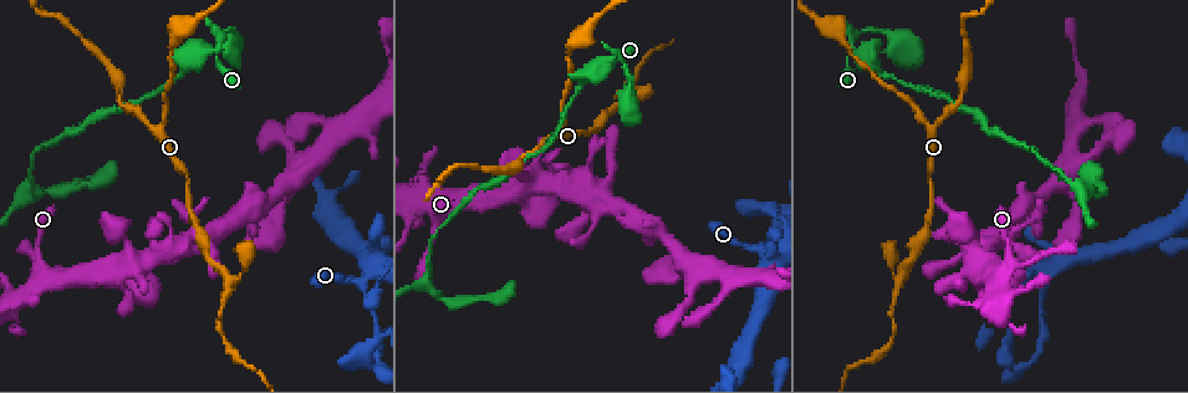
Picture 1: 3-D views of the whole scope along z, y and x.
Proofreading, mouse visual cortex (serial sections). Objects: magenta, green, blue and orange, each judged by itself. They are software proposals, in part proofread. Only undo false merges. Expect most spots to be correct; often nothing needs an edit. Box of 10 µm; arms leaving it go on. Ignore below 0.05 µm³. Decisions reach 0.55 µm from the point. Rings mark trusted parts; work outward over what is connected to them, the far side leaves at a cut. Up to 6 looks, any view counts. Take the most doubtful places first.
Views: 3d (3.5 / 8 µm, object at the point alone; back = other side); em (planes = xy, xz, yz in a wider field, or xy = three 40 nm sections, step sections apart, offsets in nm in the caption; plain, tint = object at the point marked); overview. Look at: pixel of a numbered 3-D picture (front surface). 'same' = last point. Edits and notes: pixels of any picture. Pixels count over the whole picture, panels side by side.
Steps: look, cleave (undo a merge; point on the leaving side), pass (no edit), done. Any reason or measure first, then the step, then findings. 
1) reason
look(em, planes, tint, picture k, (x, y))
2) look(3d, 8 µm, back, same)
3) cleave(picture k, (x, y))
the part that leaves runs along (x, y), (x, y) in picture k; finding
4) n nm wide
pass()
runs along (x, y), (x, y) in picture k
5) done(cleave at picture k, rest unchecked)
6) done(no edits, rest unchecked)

branch point
look(3d, 3.5 µm, picture 1, (899, 279))

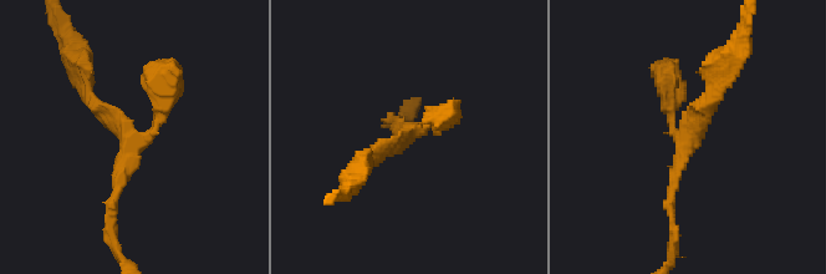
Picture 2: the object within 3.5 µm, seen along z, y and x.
3 arms; arms of 150, 200, 200 nm
look(em, xy, step 2, plain, picture 2, (684, 140))

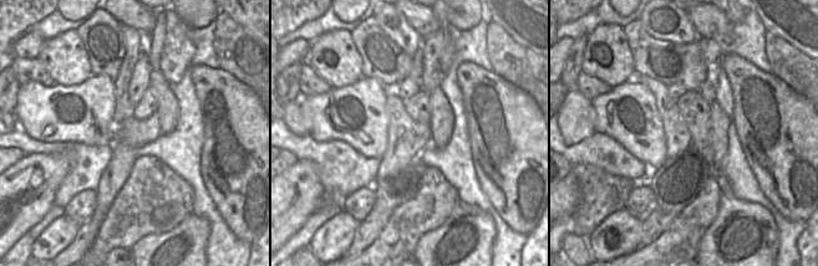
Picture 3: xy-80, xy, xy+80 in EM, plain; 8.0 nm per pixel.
where the object lies
look(em, xy, step 2, tint, same)

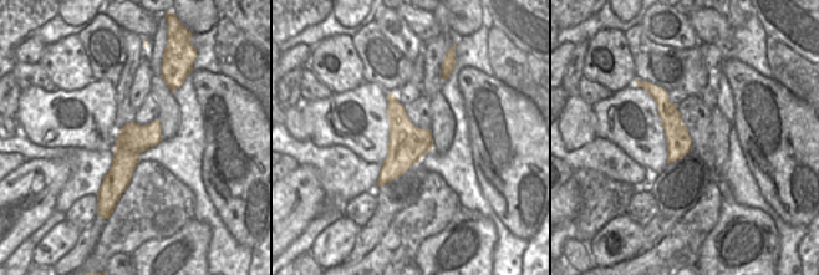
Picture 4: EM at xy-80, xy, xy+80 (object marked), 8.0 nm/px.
pass()
runs along (156, 123), (126, 154), (108, 198) in picture 4; all the same cell

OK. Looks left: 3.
small branch off a trunk
look(3d, 8 µm, picture 1, (1050, 275))

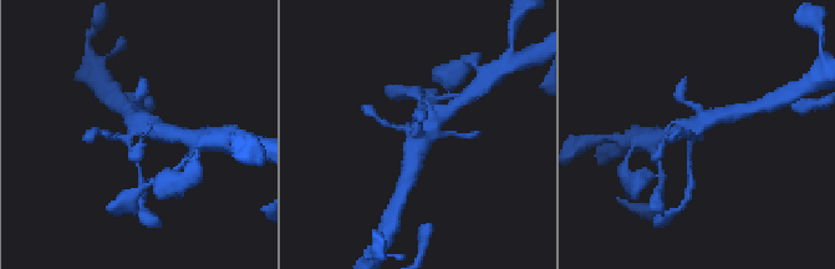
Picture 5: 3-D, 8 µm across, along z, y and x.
closer look
look(3d, 3.5 µm, same)

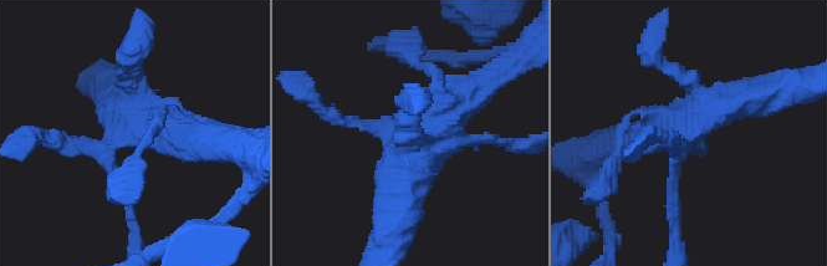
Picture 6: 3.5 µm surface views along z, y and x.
pass()
runs along (326, 114), (411, 146), (399, 200) in picture 6; all the same cell

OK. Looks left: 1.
done(no edits, rest unchecked)

